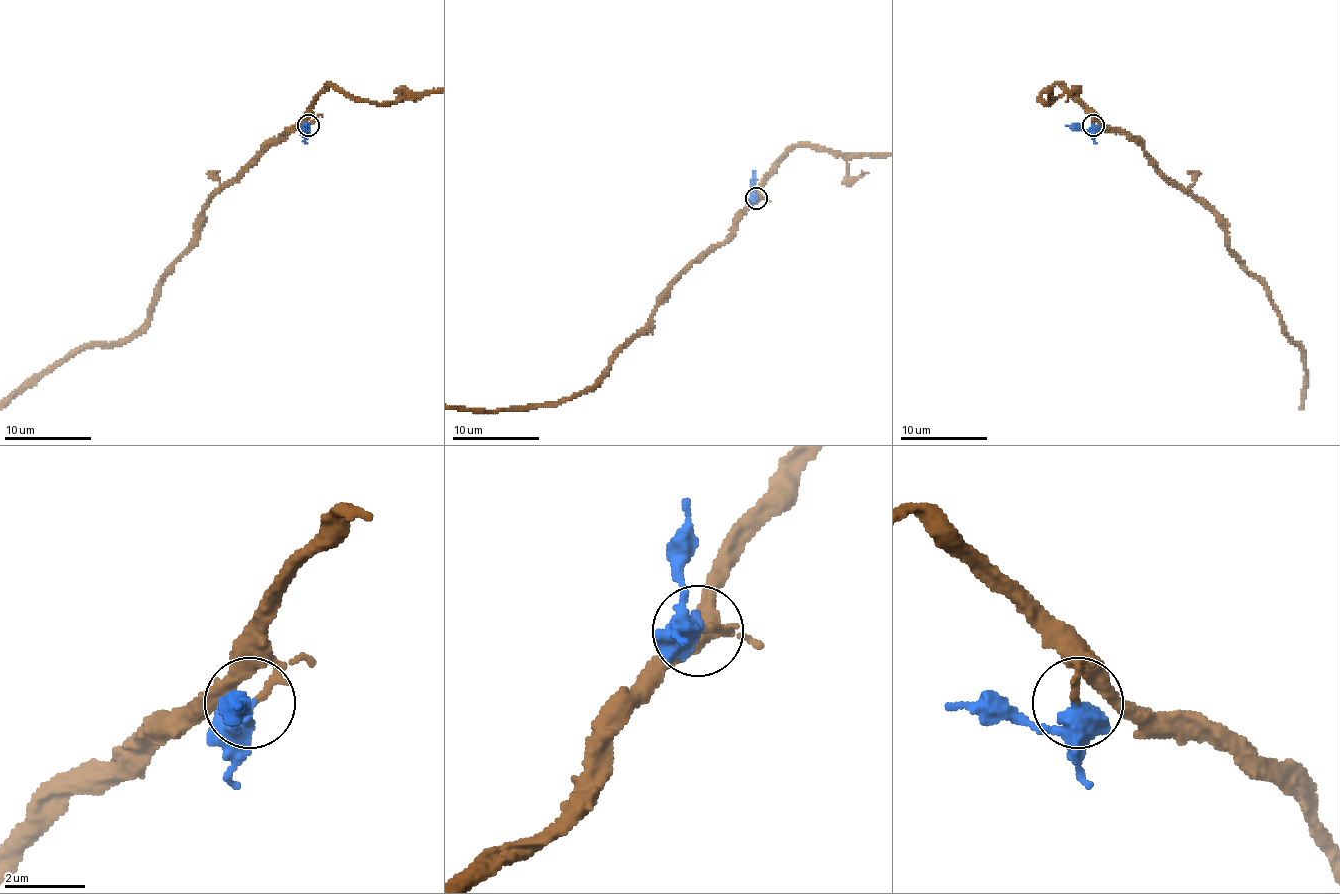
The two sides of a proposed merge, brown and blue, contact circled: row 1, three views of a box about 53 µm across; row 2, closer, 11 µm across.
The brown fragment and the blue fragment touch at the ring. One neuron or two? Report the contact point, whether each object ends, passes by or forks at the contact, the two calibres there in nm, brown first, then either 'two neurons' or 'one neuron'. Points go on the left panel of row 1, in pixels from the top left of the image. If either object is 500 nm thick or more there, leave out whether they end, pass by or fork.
place (308, 125); brown passes by; blue passes by; calibres 120 and 440 nm; one neuron

